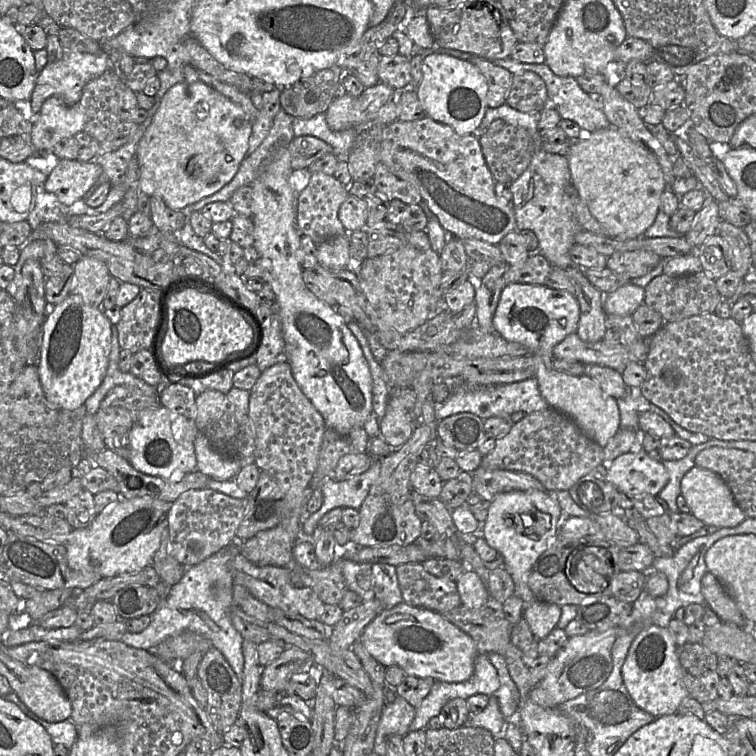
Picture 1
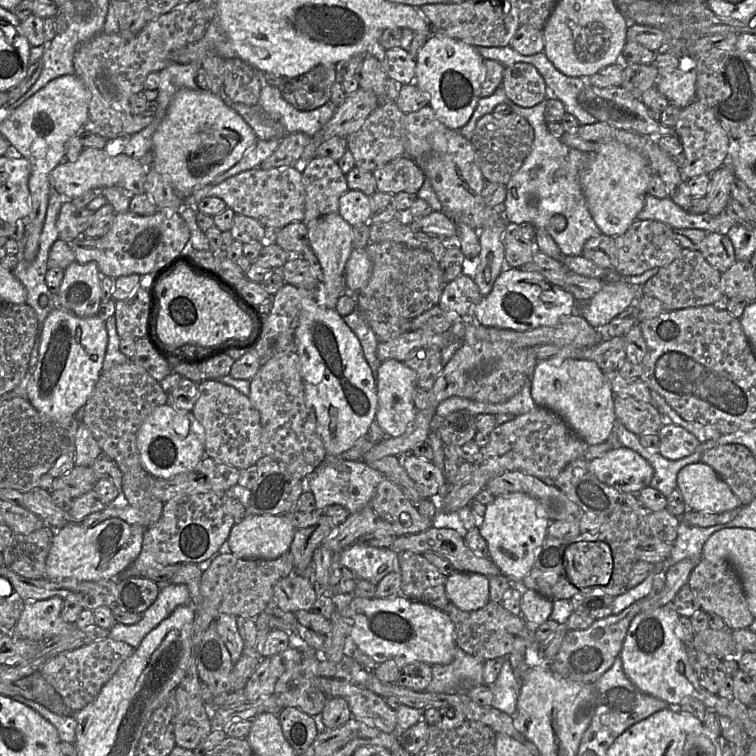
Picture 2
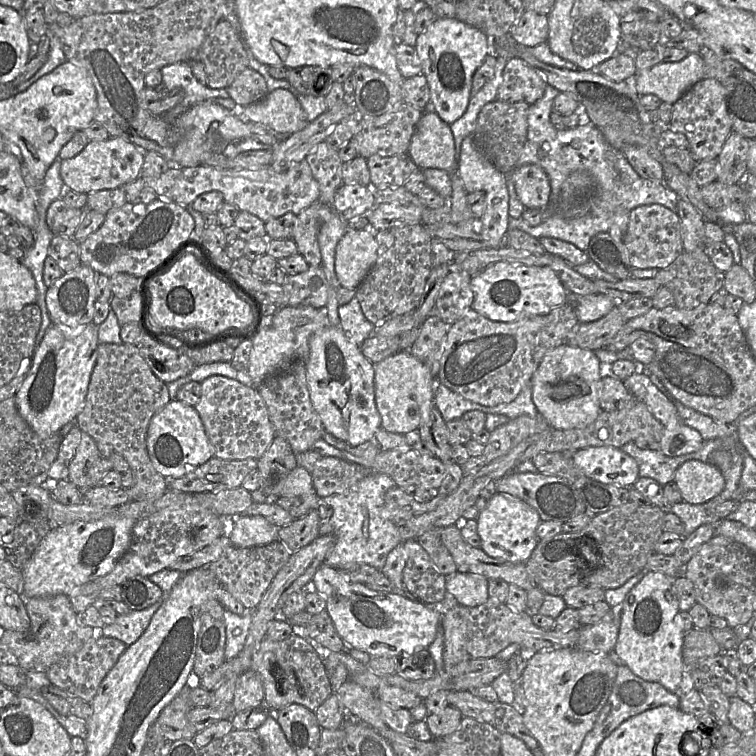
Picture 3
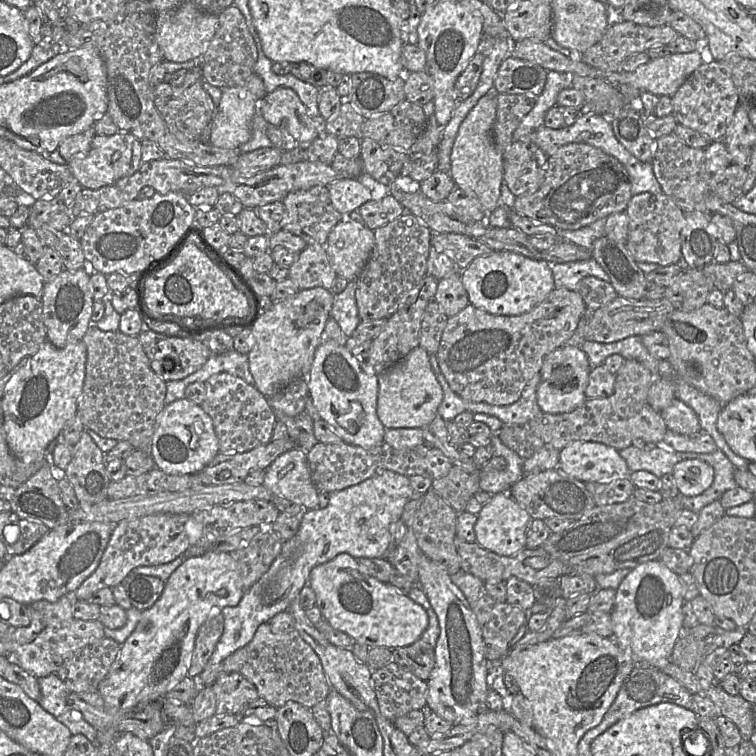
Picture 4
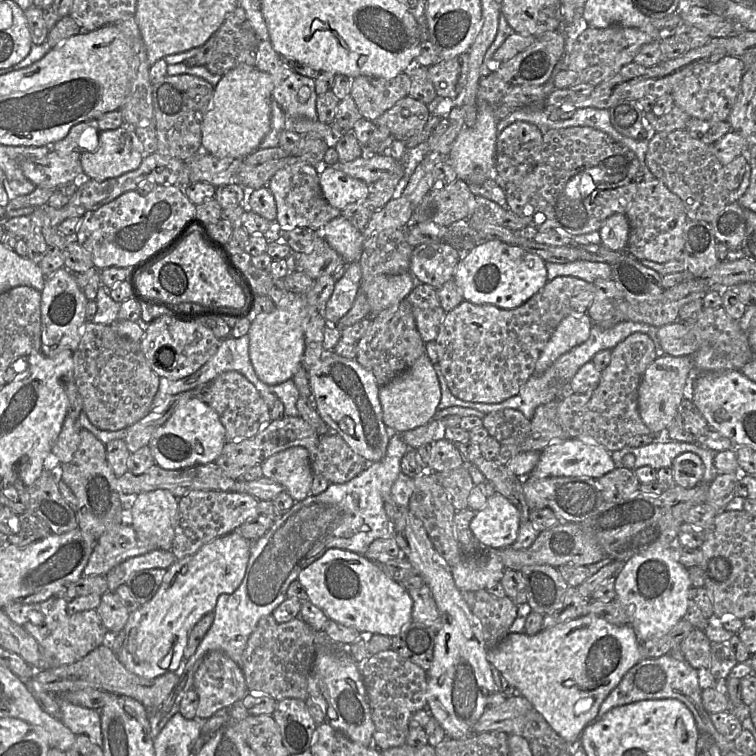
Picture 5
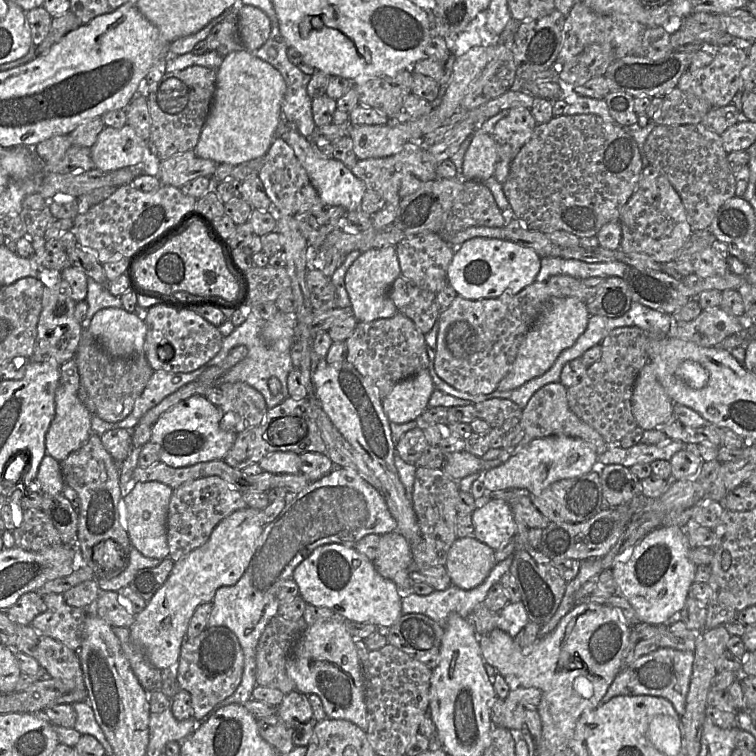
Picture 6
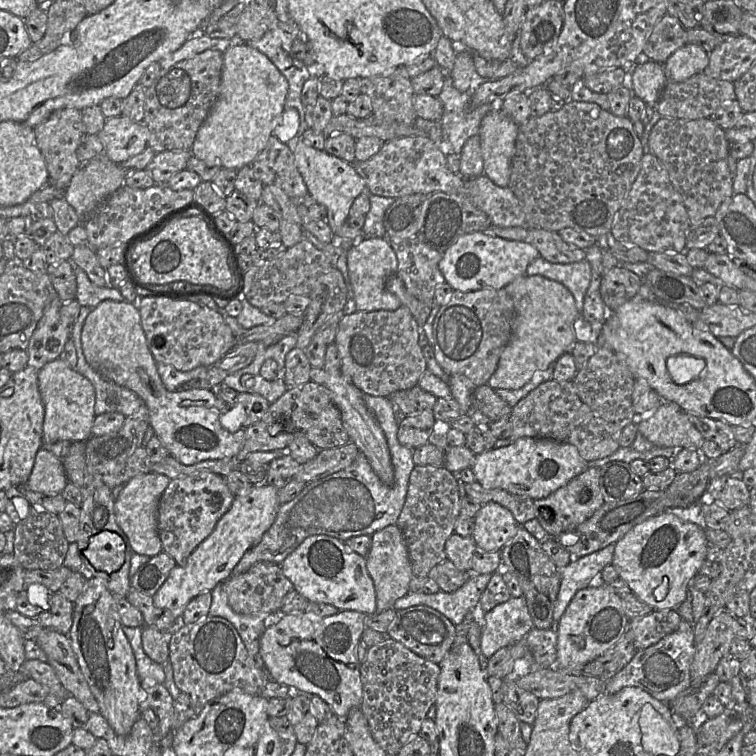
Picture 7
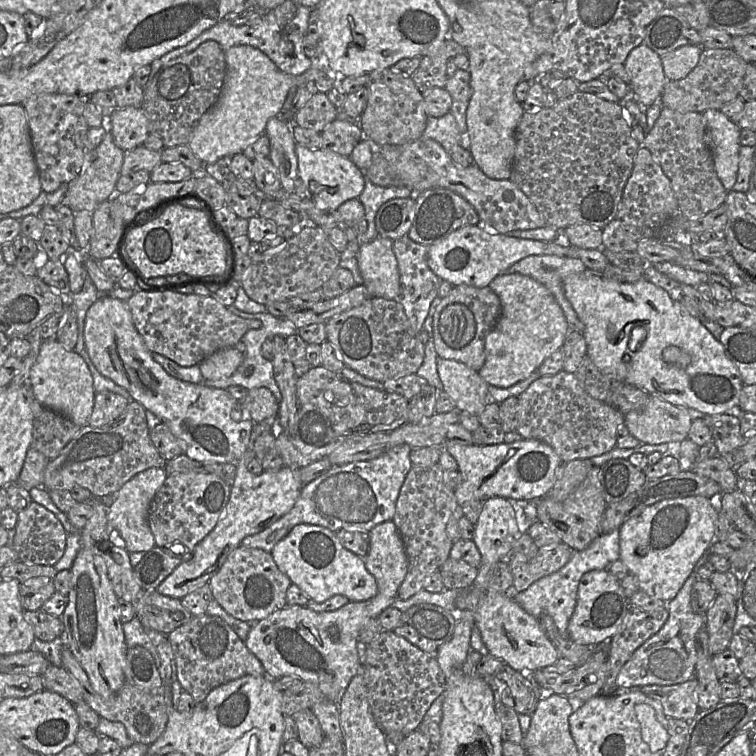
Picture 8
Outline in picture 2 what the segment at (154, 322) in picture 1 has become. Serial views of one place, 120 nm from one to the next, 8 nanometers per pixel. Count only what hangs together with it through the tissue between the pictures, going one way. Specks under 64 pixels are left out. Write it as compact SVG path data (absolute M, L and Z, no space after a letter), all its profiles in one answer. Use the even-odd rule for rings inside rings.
M141 276L140 287L126 300L115 302L115 319L120 338L147 338L147 326L151 306L151 293L145 284L150 276Z

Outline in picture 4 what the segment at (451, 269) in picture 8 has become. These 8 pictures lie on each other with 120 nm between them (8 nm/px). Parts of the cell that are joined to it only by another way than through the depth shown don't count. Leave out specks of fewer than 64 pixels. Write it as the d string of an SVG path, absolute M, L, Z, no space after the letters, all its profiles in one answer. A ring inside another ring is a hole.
M492 251L477 257L458 273L470 304L493 315L518 316L527 313L555 289L552 270L547 261L511 251Z

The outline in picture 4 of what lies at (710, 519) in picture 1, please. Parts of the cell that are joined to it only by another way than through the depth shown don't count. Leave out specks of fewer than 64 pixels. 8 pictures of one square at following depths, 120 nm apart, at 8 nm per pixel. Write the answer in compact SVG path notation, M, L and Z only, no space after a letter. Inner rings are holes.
M685 459L673 468L673 476L682 496L692 497L703 493L714 480L714 470L699 459Z

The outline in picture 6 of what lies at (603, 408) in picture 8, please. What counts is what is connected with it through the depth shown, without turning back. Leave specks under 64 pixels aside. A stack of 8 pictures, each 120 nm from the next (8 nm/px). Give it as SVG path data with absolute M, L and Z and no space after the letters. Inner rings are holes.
M557 382L547 384L534 393L527 405L522 409L519 423L506 433L502 449L513 455L534 439L559 435L582 439L593 445L598 455L603 454L611 446L594 428L582 421L570 410L567 388L560 382Z

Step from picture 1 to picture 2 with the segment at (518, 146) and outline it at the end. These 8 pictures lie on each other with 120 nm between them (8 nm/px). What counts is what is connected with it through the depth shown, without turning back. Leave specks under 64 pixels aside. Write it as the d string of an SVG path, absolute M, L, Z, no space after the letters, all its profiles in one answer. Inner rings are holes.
M514 112L501 117L496 117L493 113L482 116L477 122L471 142L486 181L505 185L529 155L533 140L531 125Z

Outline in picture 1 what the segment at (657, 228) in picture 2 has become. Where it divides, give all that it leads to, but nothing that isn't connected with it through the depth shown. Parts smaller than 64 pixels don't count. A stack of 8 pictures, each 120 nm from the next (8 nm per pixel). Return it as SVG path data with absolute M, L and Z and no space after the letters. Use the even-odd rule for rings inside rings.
M646 250L617 251L608 257L607 267L628 278L637 278L653 270L662 259L659 255Z

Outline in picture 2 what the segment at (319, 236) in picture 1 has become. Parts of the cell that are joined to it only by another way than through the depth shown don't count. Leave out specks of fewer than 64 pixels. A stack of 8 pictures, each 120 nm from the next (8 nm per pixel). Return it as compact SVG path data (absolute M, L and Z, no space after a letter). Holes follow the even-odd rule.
M313 157L304 168L302 182L306 192L303 223L339 212L339 199L349 188L337 161Z

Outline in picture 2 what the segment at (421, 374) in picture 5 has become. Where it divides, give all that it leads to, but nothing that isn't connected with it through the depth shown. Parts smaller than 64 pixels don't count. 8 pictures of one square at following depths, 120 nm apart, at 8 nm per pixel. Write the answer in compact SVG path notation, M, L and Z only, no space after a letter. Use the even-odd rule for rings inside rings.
M384 360L377 372L376 388L376 421L388 437L404 434L417 414L413 401L416 388L415 372L404 362Z

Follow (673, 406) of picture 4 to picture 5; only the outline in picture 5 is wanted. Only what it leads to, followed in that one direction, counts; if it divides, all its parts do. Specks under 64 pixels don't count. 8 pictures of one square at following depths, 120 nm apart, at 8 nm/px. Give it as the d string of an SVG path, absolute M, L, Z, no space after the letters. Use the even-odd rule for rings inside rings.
M683 399L673 421L665 430L665 437L678 442L700 444L710 431L711 427L695 404Z

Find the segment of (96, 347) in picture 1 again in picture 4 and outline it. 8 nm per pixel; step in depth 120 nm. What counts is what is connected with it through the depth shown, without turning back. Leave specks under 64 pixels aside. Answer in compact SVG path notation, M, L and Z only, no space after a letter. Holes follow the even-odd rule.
M48 340L31 356L30 361L17 369L5 387L1 405L7 444L12 454L24 463L36 461L40 453L46 457L49 443L61 435L66 423L78 411L86 374L87 348L82 340L59 349Z

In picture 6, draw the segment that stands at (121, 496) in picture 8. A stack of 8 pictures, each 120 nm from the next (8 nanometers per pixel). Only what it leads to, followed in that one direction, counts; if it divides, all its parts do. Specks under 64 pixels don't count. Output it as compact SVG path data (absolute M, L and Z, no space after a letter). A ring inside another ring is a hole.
M158 481L135 482L131 490L122 497L123 499L123 520L131 544L139 552L148 558L164 559L169 557L167 543L167 514L173 489Z

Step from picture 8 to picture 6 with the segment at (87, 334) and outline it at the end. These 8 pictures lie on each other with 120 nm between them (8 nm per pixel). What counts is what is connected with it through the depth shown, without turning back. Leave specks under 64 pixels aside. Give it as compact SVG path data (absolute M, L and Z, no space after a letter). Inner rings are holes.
M122 307L101 309L93 316L88 330L101 348L113 357L144 356L146 324L134 312L127 312ZM193 395L163 413L152 425L151 441L159 448L160 461L174 468L223 459L238 435L220 425L223 413L203 395Z

